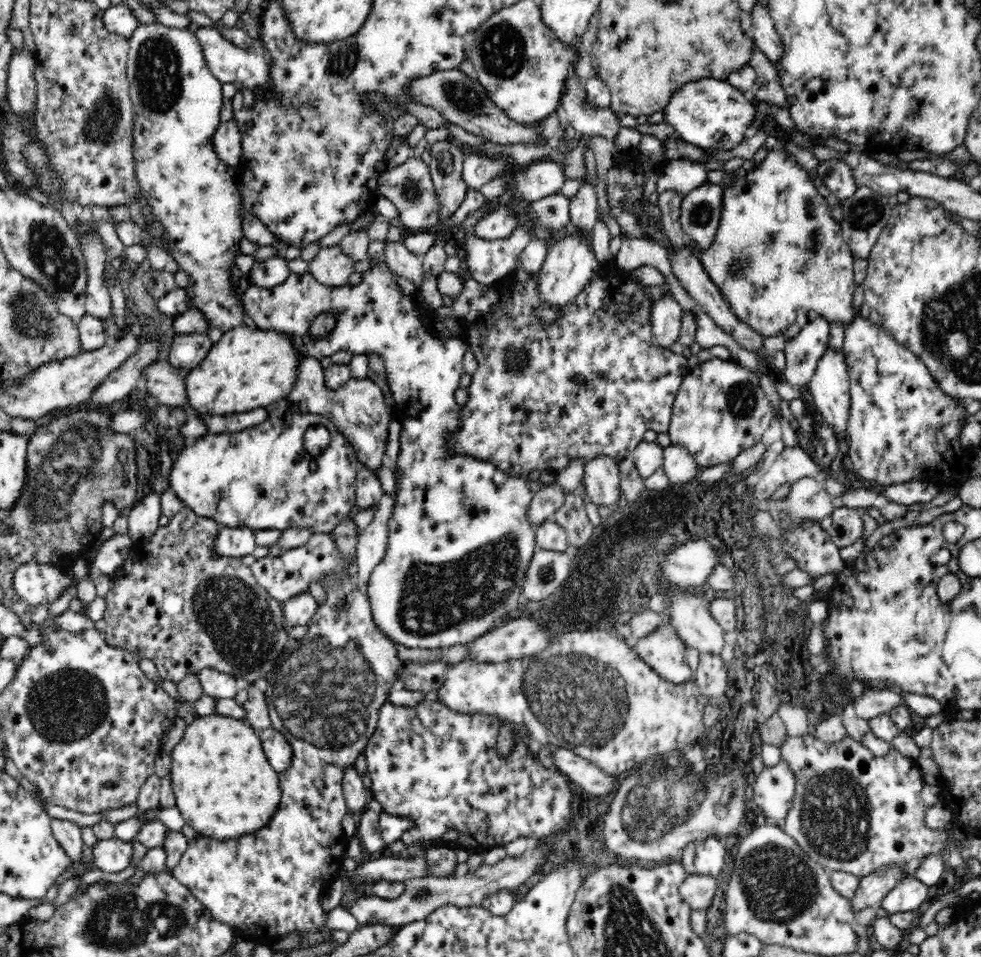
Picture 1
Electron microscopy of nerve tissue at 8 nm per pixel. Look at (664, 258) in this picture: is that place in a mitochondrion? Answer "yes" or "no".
no

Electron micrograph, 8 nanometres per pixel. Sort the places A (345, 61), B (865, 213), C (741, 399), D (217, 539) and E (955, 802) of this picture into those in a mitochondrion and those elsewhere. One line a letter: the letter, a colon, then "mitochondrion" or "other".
A: mitochondrion
B: mitochondrion
C: mitochondrion
D: other
E: other

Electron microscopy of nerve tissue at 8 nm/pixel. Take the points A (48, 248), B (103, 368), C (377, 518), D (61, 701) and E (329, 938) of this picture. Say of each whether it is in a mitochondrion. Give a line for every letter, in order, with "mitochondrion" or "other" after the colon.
A: mitochondrion
B: other
C: other
D: mitochondrion
E: other

